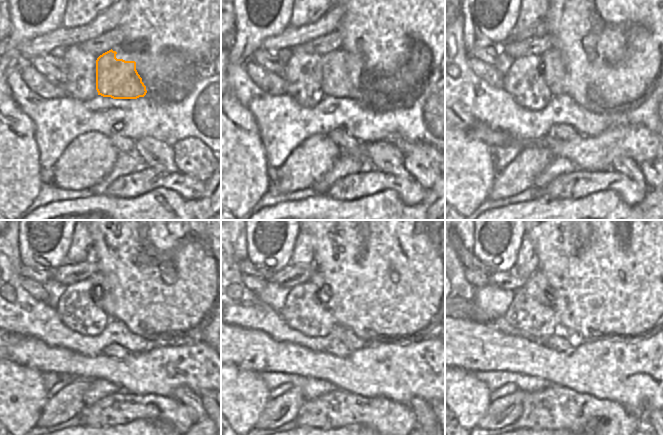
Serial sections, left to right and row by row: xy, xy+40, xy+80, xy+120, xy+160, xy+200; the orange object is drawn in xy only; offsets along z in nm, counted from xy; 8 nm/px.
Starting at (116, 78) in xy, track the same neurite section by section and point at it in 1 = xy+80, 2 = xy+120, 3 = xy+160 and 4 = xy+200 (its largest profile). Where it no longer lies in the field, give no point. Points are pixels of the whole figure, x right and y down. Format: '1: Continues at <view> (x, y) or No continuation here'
1: Continues at xy+80 (553, 68)
2: Continues at xy+120 (100, 285)
3: Continues at xy+160 (320, 289)
4: Continues at xy+200 (536, 286).

